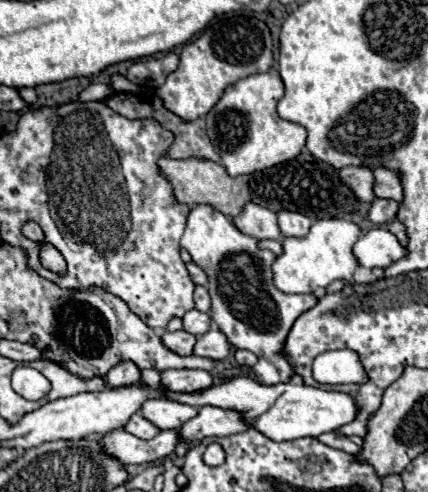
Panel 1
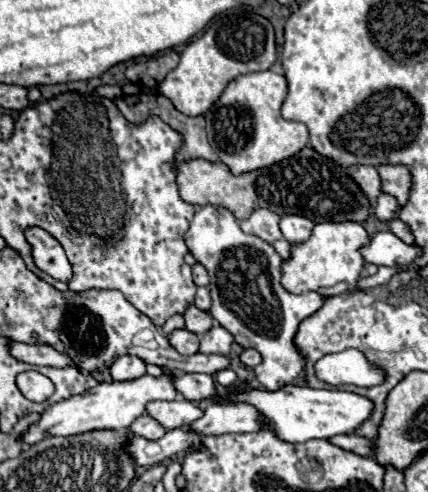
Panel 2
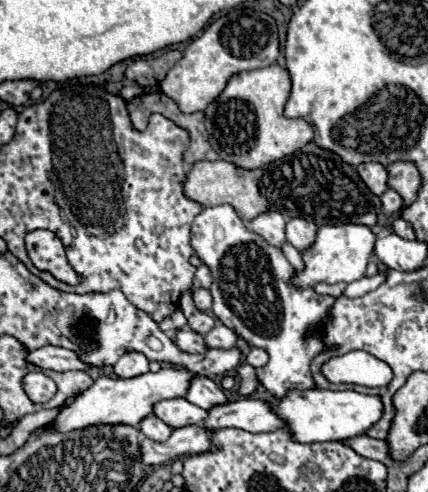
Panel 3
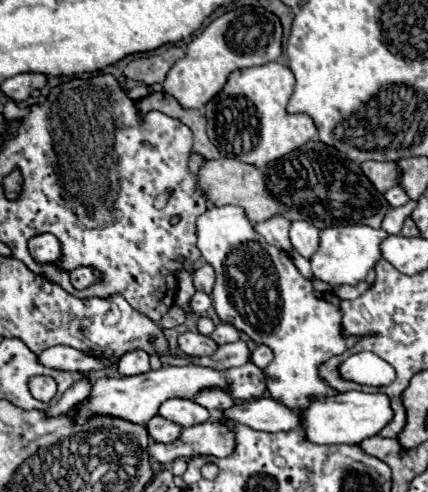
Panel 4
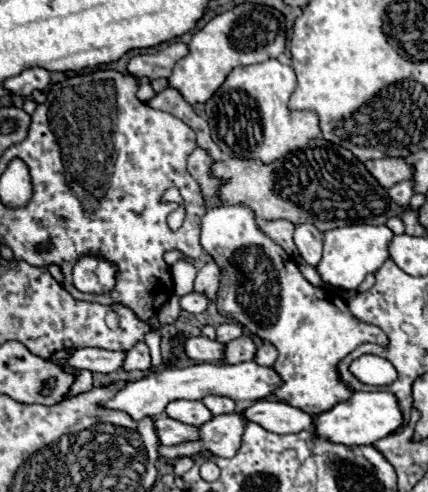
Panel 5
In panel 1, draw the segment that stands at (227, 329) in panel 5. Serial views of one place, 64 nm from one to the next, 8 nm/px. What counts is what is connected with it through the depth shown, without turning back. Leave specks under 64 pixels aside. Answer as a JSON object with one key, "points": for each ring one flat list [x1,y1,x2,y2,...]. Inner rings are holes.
{"points":[[212,328,206,334,198,336,196,346,194,346,196,356,202,356,202,358,208,358,208,360,214,360,214,362,224,360,228,356,228,352,230,352,230,344,218,328]]}

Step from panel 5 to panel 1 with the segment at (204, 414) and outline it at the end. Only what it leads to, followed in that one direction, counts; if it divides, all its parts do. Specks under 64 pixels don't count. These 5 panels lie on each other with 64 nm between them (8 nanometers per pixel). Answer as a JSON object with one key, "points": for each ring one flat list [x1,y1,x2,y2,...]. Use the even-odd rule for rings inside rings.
{"points":[[150,398,140,408,140,414,160,430,176,430,180,424,184,424,184,420,196,416,196,412,198,408,168,398]]}

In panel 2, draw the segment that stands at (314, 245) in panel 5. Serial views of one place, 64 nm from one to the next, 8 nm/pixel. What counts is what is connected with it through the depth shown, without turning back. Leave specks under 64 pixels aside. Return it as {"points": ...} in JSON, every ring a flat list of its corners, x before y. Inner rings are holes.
{"points":[[284,214,280,218,280,230,282,230,284,238,292,244,304,242,310,236,312,228,314,228,314,222,304,216,298,216,298,214]]}

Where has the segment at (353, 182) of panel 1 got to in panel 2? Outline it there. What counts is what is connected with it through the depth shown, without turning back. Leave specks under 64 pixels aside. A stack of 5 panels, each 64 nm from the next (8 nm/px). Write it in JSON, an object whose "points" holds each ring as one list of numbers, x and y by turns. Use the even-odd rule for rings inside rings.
{"points":[[348,166,346,174,360,186,368,200,376,200,380,194,380,176,374,166]]}

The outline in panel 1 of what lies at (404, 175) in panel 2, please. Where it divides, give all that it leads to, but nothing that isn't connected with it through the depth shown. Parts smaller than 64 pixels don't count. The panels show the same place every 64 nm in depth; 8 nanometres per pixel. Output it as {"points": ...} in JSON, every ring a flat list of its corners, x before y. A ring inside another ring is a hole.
{"points":[[374,168,374,196,376,198,390,198,400,202,402,200,402,186,396,172,386,168]]}

